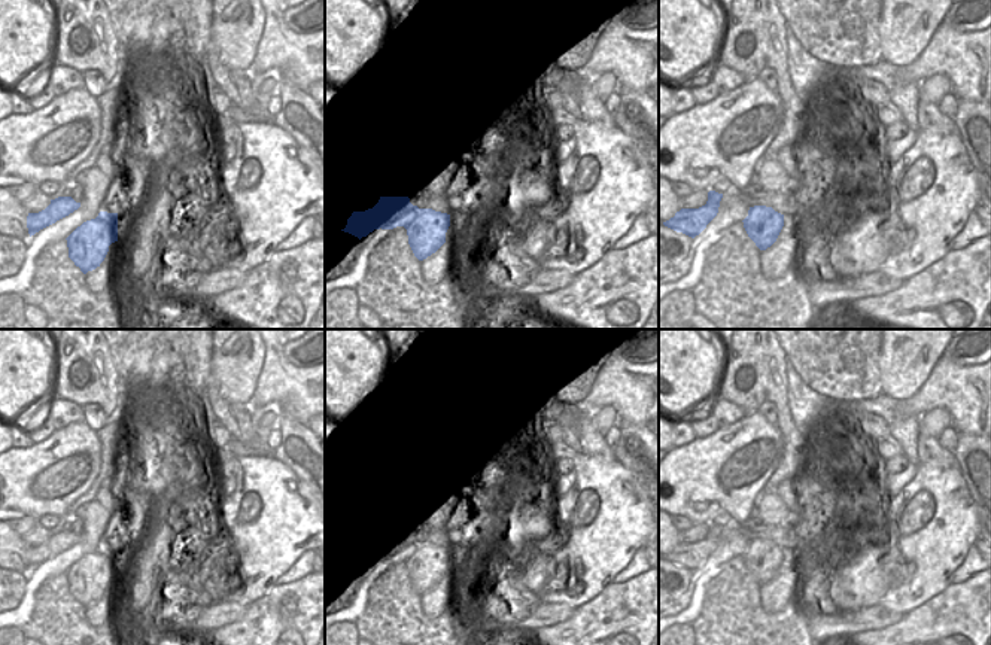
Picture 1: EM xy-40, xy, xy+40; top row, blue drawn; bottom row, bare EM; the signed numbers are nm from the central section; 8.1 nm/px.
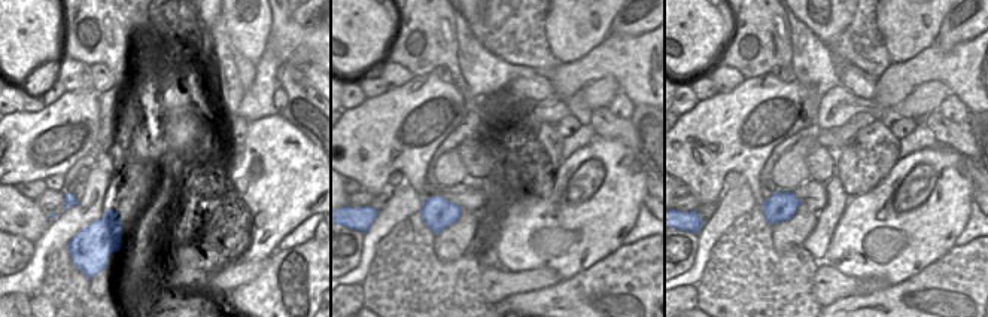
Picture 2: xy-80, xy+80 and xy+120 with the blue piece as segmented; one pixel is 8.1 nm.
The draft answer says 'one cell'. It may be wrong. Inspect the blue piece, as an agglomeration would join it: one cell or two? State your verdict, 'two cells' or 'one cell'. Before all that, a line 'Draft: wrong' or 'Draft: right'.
Draft: wrong
two cells

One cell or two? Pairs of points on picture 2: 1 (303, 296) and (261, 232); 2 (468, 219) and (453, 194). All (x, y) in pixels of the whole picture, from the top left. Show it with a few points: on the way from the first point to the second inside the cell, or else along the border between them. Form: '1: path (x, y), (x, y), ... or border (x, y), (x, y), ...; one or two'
1: border (276, 249), (268, 258); two
2: border (462, 209), (471, 213), (483, 213); two

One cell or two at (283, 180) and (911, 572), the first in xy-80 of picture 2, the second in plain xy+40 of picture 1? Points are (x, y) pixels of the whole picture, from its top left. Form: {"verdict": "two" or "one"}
{"verdict": "one"}

